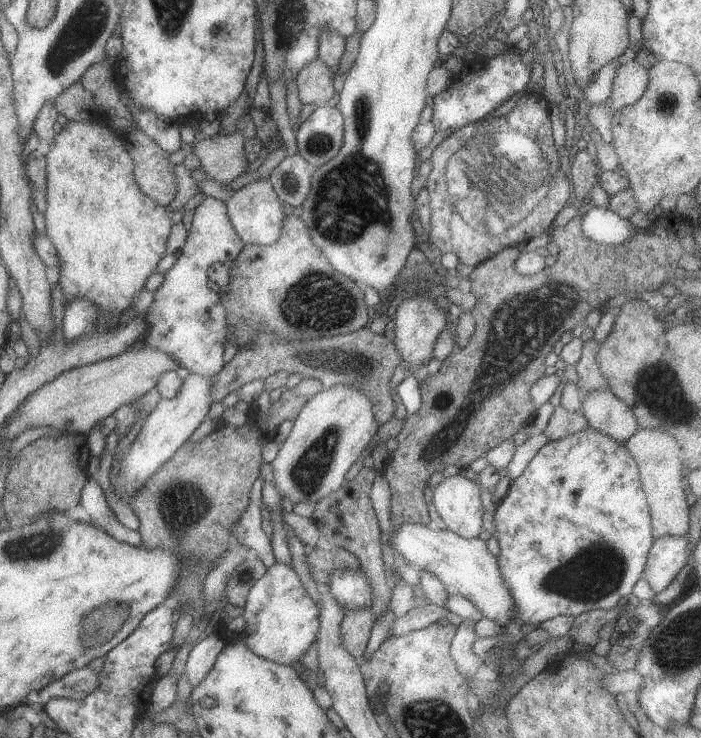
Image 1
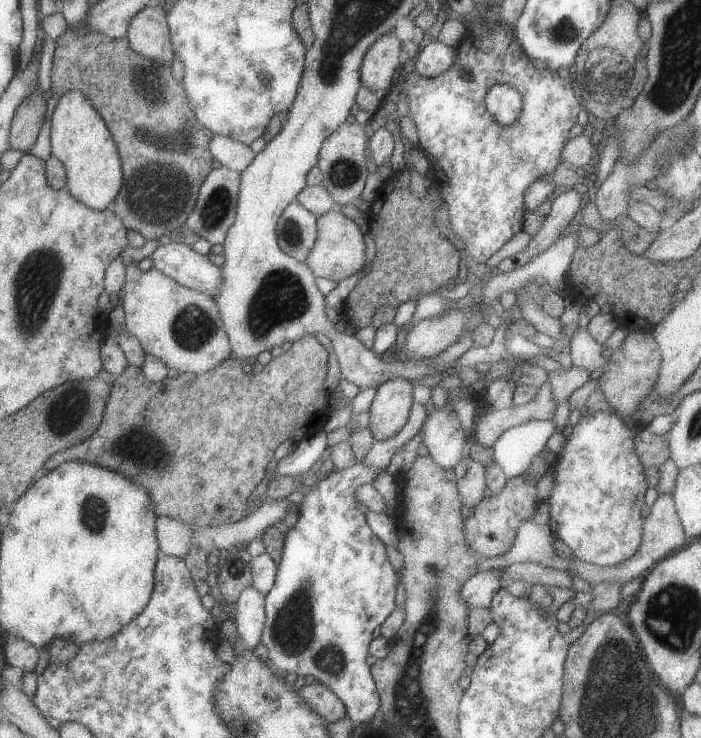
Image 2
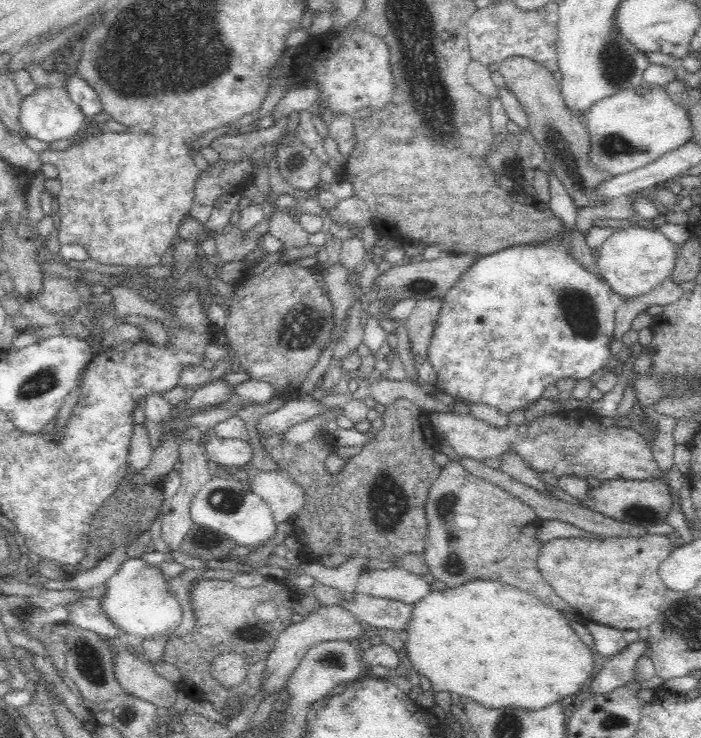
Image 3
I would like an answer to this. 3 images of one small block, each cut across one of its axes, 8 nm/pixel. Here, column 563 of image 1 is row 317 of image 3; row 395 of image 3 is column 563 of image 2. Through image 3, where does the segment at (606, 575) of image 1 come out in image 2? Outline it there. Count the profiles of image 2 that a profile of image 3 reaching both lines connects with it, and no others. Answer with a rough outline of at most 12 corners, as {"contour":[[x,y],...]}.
{"contour":[[616,414],[582,416],[544,509],[573,558],[642,544],[648,490]]}

